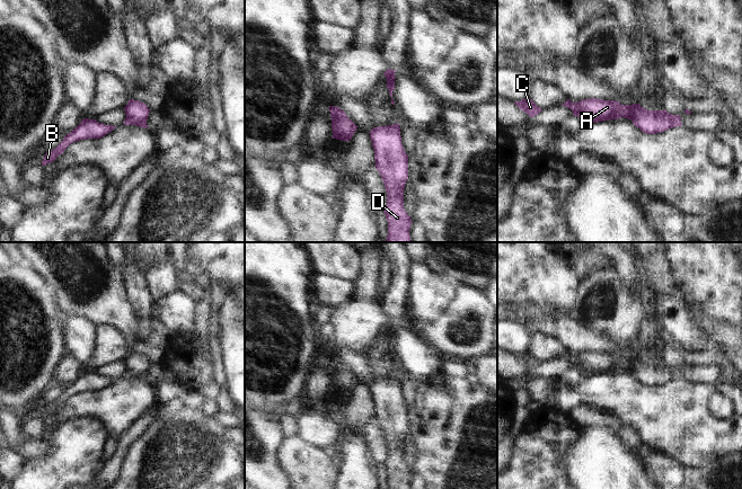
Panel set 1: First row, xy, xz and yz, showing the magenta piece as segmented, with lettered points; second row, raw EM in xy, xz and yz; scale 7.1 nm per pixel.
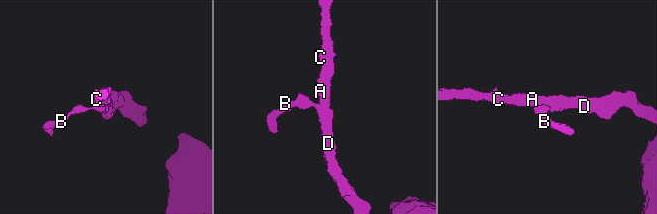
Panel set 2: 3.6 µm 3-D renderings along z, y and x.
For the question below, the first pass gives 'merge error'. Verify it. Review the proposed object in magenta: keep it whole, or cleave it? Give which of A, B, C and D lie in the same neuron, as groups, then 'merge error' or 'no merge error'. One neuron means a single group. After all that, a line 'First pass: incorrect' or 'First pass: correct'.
groups A B C D; no merge error
First pass: incorrect

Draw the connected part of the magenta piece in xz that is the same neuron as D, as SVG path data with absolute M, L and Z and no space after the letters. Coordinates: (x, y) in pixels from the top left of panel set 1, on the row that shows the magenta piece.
M399 124L373 127L370 139L374 150L374 166L387 192L387 205L383 210L388 221L386 242L410 242L412 219L404 208L408 155L401 144Z

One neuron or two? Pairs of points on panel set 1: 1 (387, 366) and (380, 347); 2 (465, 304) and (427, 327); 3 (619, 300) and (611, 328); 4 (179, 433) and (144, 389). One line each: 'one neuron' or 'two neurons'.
1: one neuron
2: one neuron
3: one neuron
4: two neurons

